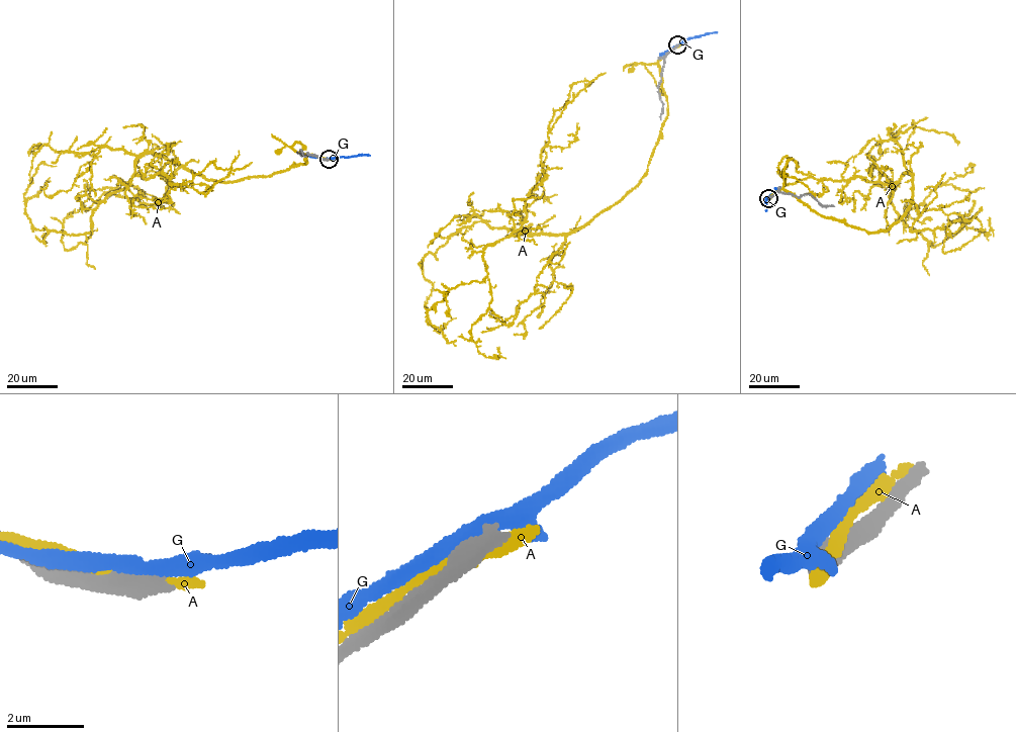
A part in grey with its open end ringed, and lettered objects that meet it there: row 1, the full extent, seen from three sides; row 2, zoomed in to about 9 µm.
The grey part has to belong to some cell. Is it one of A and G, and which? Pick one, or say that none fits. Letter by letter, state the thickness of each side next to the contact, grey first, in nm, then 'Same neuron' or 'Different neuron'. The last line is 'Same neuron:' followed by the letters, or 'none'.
A: Thickness 650 nm (grey) against 280 nm. Different neuron
G: Thickness 600 nm (grey) against 380 nm. Different neuron
Same neuron: none

